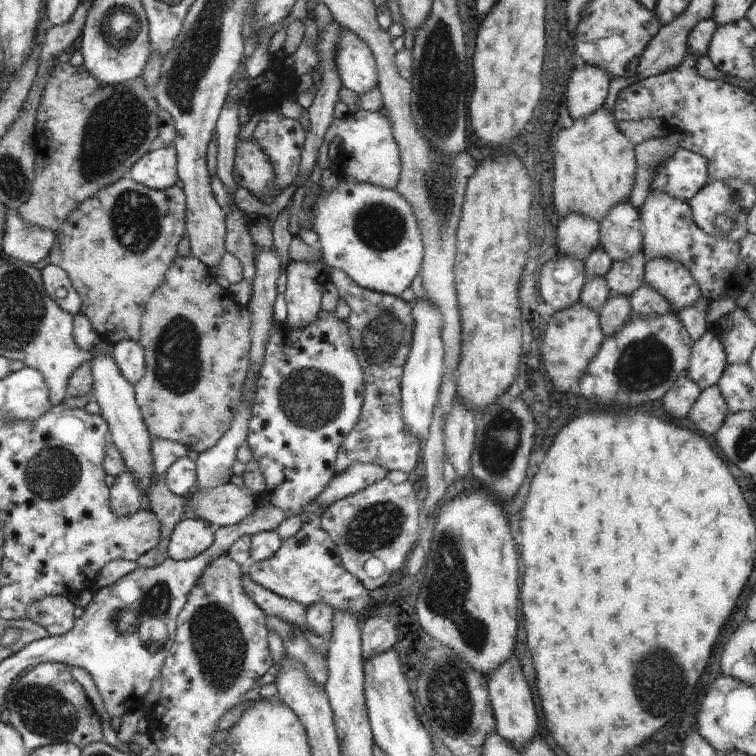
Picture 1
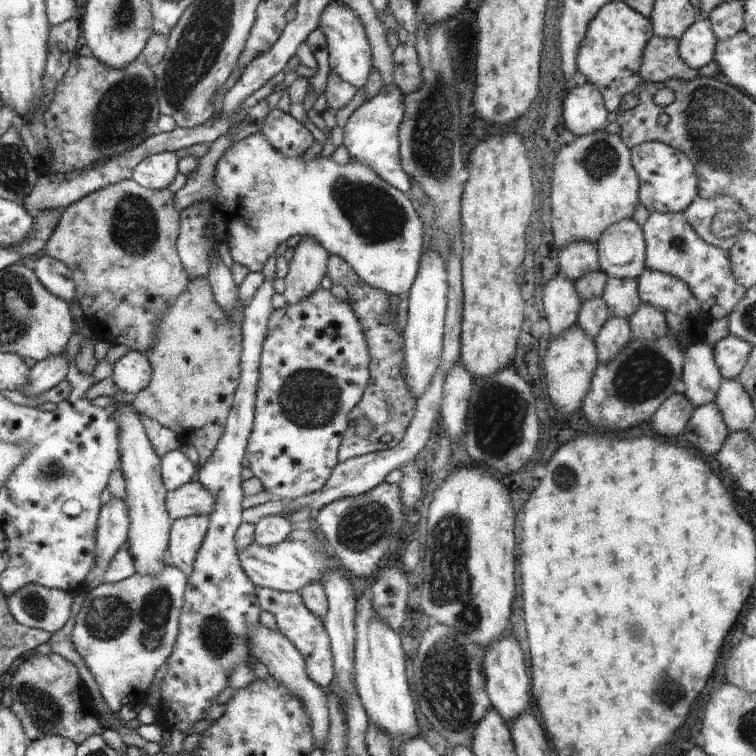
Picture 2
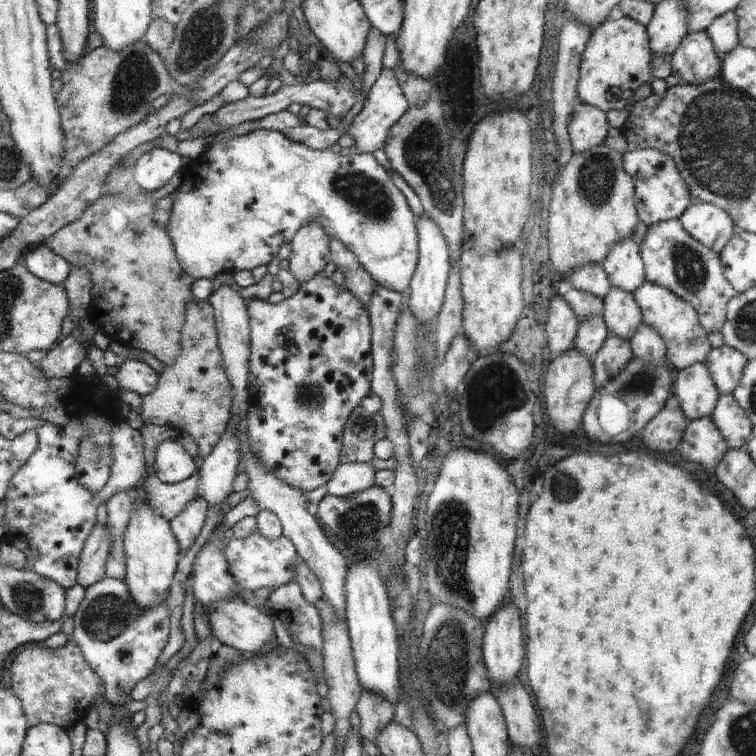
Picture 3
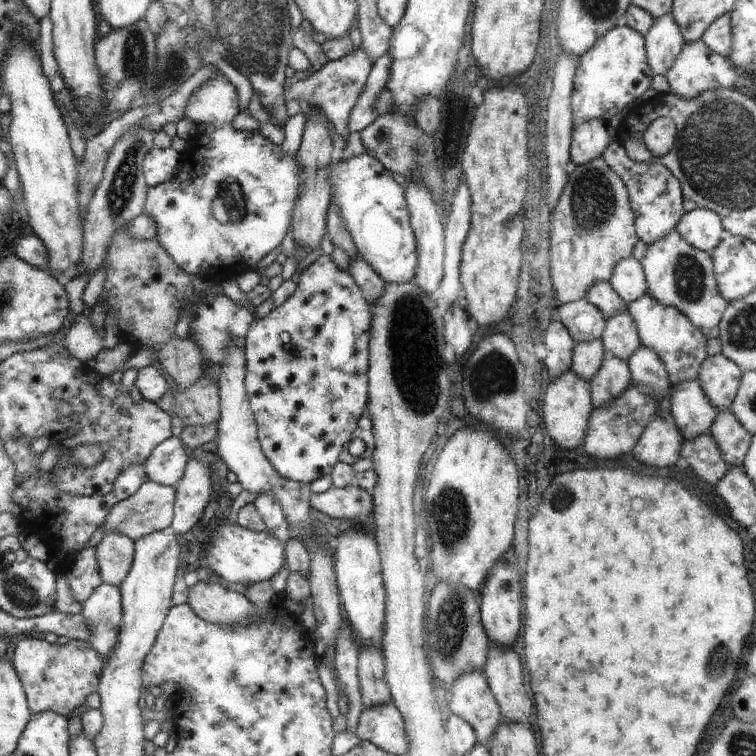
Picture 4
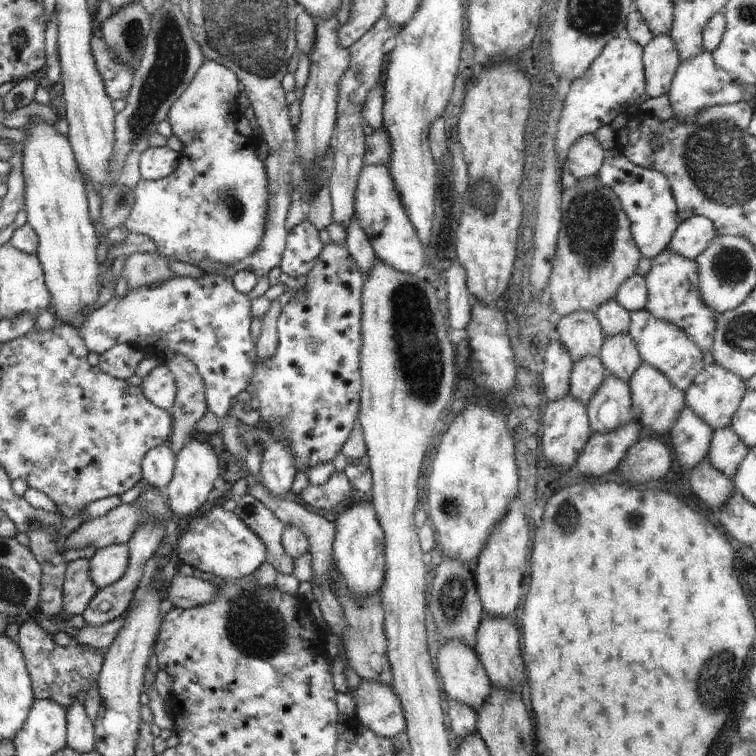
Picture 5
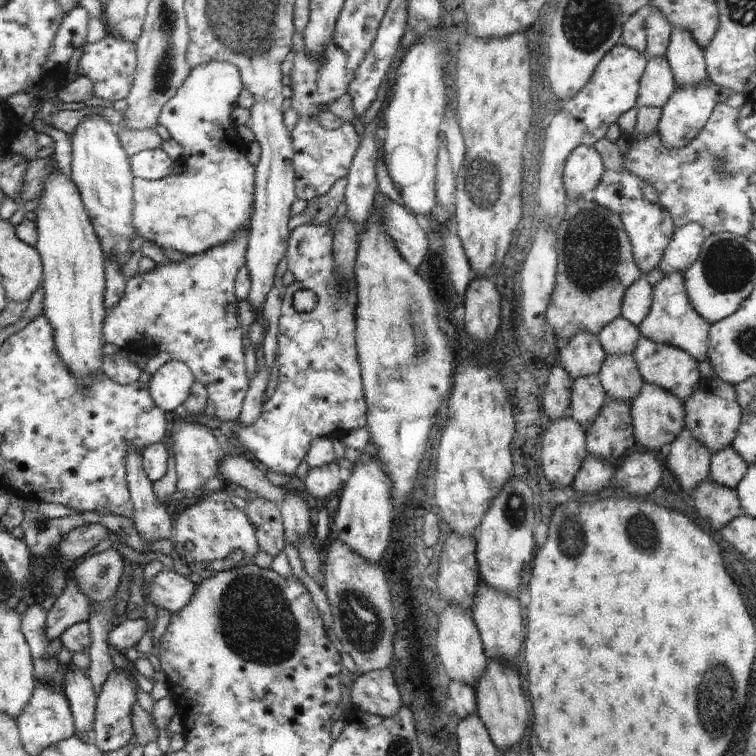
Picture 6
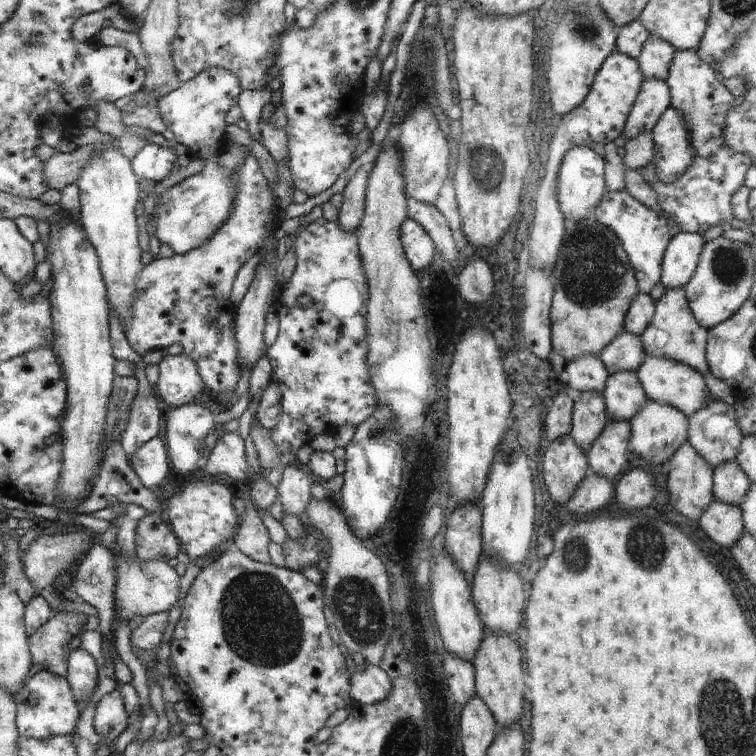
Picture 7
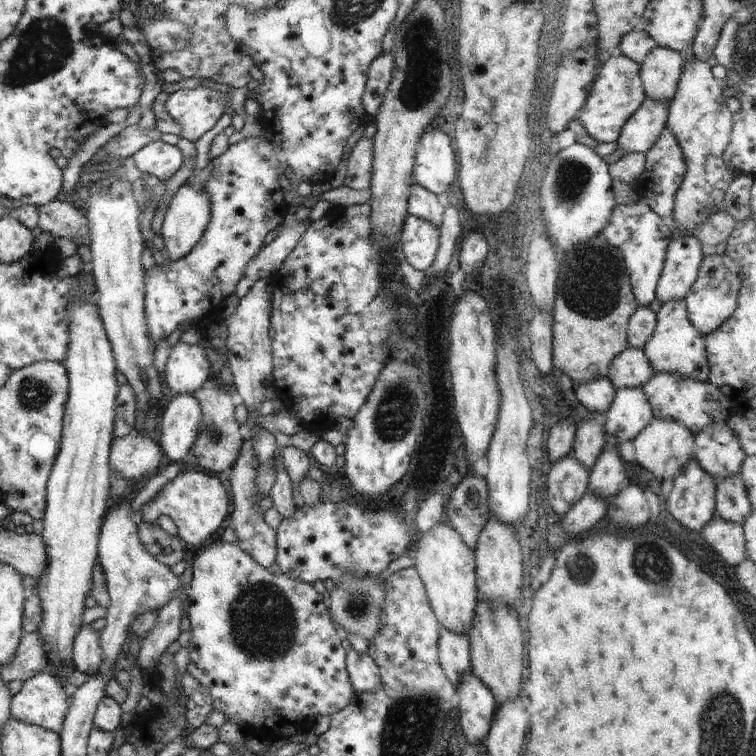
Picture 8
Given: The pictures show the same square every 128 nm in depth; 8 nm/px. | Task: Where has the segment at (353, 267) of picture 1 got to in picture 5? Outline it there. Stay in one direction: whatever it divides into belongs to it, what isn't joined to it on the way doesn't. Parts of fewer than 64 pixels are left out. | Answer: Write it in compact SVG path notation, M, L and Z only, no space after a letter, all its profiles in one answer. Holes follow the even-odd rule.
M205 60L167 114L173 134L183 144L177 169L163 179L140 179L135 184L134 204L127 214L125 226L130 233L146 235L152 239L157 252L164 257L172 257L194 266L202 260L230 266L239 260L245 261L259 247L267 213L267 174L264 163L255 154L257 138L253 140L244 137L236 130L240 115L236 102L240 92L239 83L229 68ZM363 164L354 196L355 212L377 258L397 271L418 274L418 270L425 264L424 245L401 203L399 192L386 166Z

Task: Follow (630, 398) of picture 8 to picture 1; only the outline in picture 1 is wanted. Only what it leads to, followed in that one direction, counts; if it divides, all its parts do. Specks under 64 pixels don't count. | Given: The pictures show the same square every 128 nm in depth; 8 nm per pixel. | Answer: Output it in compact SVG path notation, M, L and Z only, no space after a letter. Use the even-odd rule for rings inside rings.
M640 252L628 264L614 263L605 276L611 296L628 297L630 300L630 296L645 284L644 269L647 262L644 253Z

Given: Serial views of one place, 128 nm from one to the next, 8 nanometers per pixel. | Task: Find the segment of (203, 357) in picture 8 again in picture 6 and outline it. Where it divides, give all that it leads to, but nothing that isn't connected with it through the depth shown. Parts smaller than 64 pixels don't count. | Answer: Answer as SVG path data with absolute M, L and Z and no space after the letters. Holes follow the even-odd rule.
M172 359L151 376L149 393L156 406L173 417L188 398L194 381L190 368L182 361Z

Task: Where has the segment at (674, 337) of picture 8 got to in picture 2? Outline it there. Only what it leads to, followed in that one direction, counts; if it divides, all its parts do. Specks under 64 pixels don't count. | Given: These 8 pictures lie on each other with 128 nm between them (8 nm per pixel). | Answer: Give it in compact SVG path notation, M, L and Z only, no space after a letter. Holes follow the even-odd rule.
M651 213L641 229L645 238L646 269L683 280L700 301L703 313L710 316L708 322L729 316L746 289L734 280L727 250L704 242L688 224L684 213Z

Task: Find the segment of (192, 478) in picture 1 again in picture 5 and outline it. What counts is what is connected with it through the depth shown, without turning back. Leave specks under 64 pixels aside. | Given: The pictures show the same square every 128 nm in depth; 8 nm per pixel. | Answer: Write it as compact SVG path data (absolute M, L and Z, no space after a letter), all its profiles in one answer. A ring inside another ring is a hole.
M164 443L151 448L141 460L141 473L144 480L161 490L164 490L171 481L175 467L176 455L169 446L170 443Z

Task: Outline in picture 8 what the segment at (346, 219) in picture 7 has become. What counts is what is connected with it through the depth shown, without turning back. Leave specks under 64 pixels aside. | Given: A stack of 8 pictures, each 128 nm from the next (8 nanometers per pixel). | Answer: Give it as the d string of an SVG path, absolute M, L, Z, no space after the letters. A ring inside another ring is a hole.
M365 134L355 144L346 164L344 185L354 189L367 189L371 186L373 154L373 138Z

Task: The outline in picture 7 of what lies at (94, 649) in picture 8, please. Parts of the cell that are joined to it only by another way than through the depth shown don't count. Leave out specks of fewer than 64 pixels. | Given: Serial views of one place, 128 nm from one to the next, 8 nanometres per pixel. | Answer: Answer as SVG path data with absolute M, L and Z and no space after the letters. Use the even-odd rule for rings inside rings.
M81 647L68 653L66 680L69 682L76 702L84 701L86 704L94 692L93 688L97 684L97 673L100 670L96 666L94 657Z

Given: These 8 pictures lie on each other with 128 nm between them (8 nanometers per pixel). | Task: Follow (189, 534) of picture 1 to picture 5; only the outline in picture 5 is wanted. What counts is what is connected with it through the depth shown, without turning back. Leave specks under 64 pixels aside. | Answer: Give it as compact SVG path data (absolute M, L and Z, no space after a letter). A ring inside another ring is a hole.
M191 436L184 448L177 454L173 475L171 481L164 488L164 493L170 510L183 520L190 520L198 514L198 508L208 498L208 494L213 489L214 480L220 476L218 458L210 443L198 441Z

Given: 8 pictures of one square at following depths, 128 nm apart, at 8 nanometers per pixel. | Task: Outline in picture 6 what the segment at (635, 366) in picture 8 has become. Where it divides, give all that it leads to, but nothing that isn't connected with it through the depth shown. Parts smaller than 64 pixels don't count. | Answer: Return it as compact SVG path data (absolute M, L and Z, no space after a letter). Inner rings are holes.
M620 316L607 324L598 334L598 340L607 357L632 355L640 338L639 327Z

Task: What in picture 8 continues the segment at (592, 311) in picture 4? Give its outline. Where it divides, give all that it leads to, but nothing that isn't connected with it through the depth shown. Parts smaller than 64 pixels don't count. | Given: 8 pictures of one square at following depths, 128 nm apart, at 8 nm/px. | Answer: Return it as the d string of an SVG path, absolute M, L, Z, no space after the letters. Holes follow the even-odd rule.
M599 377L595 381L576 385L574 383L575 398L583 404L590 413L604 415L611 409L615 399L615 388L608 378Z

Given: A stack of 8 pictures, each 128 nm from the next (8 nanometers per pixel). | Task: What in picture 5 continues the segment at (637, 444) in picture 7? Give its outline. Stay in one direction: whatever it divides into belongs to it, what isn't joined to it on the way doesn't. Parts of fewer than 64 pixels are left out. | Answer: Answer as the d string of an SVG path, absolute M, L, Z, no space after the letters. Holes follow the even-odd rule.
M641 363L640 368L627 383L631 390L631 411L635 421L646 430L648 435L668 435L685 406L685 393L673 387L663 372L646 363Z

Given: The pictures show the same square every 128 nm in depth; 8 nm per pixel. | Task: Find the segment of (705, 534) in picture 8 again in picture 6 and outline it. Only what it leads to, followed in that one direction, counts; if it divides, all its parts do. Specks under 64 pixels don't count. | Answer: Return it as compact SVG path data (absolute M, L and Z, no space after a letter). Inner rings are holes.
M710 479L700 483L692 497L698 516L718 532L735 518L745 514L737 492Z

